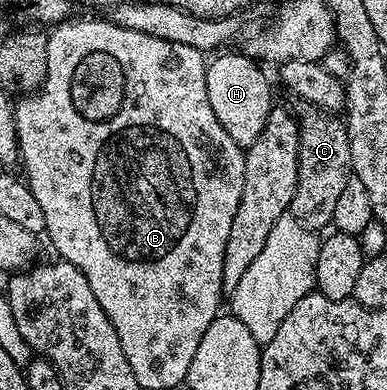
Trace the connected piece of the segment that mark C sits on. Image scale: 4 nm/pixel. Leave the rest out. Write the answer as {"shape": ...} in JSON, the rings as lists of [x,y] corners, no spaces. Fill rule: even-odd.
{"shape":[[[300,102],[297,110],[299,124],[299,152],[297,153],[297,189],[293,193],[290,214],[305,227],[320,229],[332,222],[341,197],[351,175],[349,137],[342,118],[315,107],[312,103]]]}

